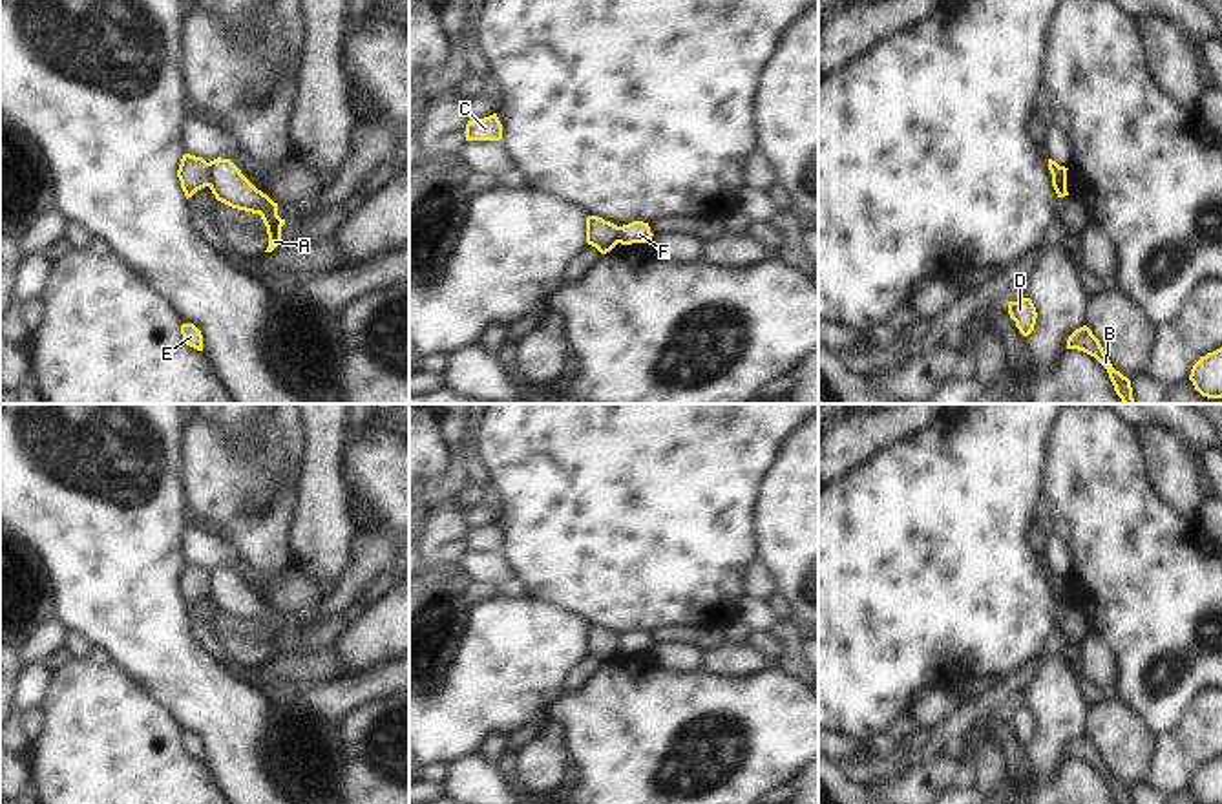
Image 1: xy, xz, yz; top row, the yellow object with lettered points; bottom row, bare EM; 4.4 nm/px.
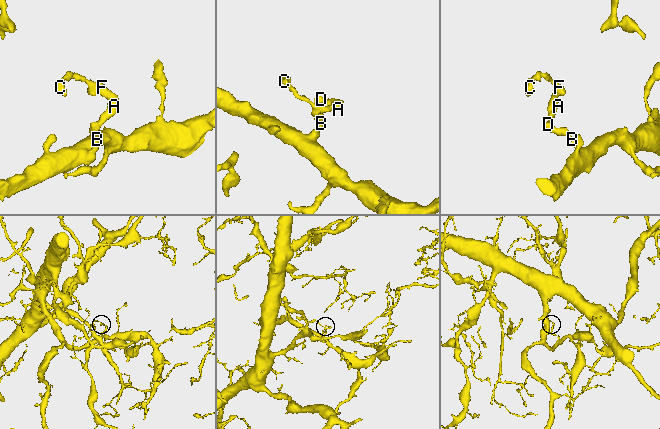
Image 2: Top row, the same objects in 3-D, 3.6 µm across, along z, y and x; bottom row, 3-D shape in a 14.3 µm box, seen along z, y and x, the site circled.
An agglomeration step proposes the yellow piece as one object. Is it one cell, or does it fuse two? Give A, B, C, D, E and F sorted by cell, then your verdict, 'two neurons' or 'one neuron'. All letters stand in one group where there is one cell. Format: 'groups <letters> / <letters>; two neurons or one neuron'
groups A B D E F / C; two neurons

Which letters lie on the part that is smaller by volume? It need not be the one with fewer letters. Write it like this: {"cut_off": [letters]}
{"cut_off": ["C"]}

